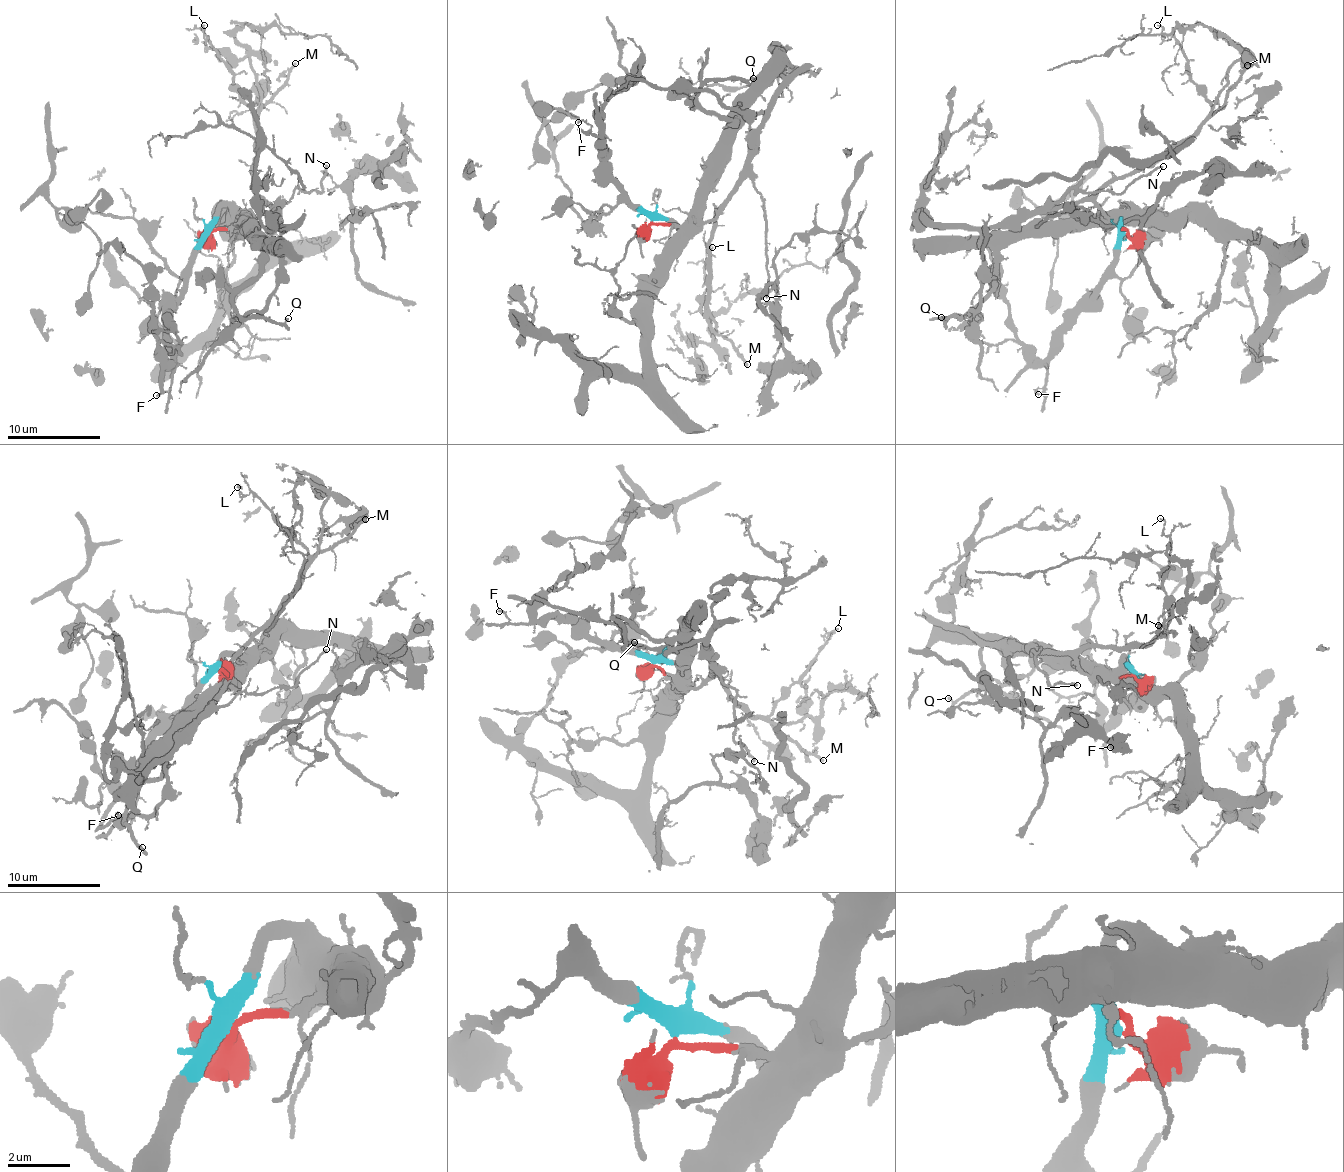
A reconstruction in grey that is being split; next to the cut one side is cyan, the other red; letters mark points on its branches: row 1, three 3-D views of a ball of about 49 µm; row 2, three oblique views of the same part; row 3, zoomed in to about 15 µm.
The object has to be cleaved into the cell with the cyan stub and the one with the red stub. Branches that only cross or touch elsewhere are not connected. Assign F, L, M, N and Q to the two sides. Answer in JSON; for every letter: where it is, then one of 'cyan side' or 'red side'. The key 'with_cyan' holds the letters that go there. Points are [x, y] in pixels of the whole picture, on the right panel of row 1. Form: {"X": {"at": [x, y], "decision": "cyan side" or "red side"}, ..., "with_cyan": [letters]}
{"F": {"at": [1038, 394], "decision": "cyan side"}, "L": {"at": [1157, 25], "decision": "red side"}, "M": {"at": [1247, 65], "decision": "red side"}, "N": {"at": [1163, 166], "decision": "red side"}, "Q": {"at": [941, 317], "decision": "cyan side"}, "with_cyan": ["F", "Q"]}

